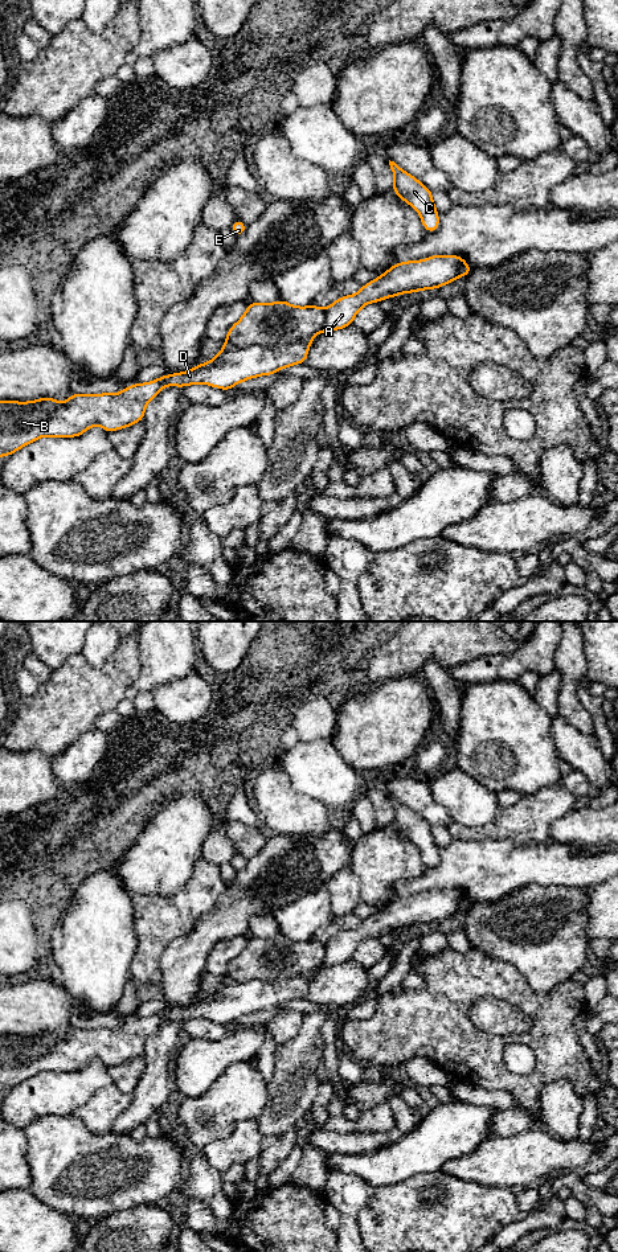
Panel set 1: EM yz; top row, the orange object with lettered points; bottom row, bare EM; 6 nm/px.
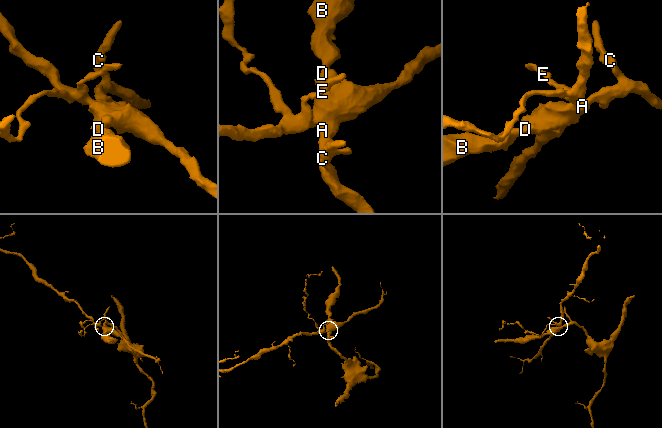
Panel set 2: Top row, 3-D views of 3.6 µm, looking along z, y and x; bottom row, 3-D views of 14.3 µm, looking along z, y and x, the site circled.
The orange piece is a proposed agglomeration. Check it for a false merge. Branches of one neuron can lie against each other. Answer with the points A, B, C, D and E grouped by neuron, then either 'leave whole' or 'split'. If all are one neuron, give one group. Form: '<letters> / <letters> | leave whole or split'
A B C D / E | split

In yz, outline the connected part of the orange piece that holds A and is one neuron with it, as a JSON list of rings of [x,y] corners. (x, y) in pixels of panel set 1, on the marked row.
[[[433,255],[423,260],[394,263],[386,272],[361,286],[356,295],[340,296],[326,309],[322,332],[352,325],[356,313],[368,303],[397,295],[434,290],[472,271],[461,255]]]

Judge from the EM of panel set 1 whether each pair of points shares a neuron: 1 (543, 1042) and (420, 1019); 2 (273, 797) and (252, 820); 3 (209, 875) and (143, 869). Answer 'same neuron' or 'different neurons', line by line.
1: same neuron
2: different neurons
3: different neurons

